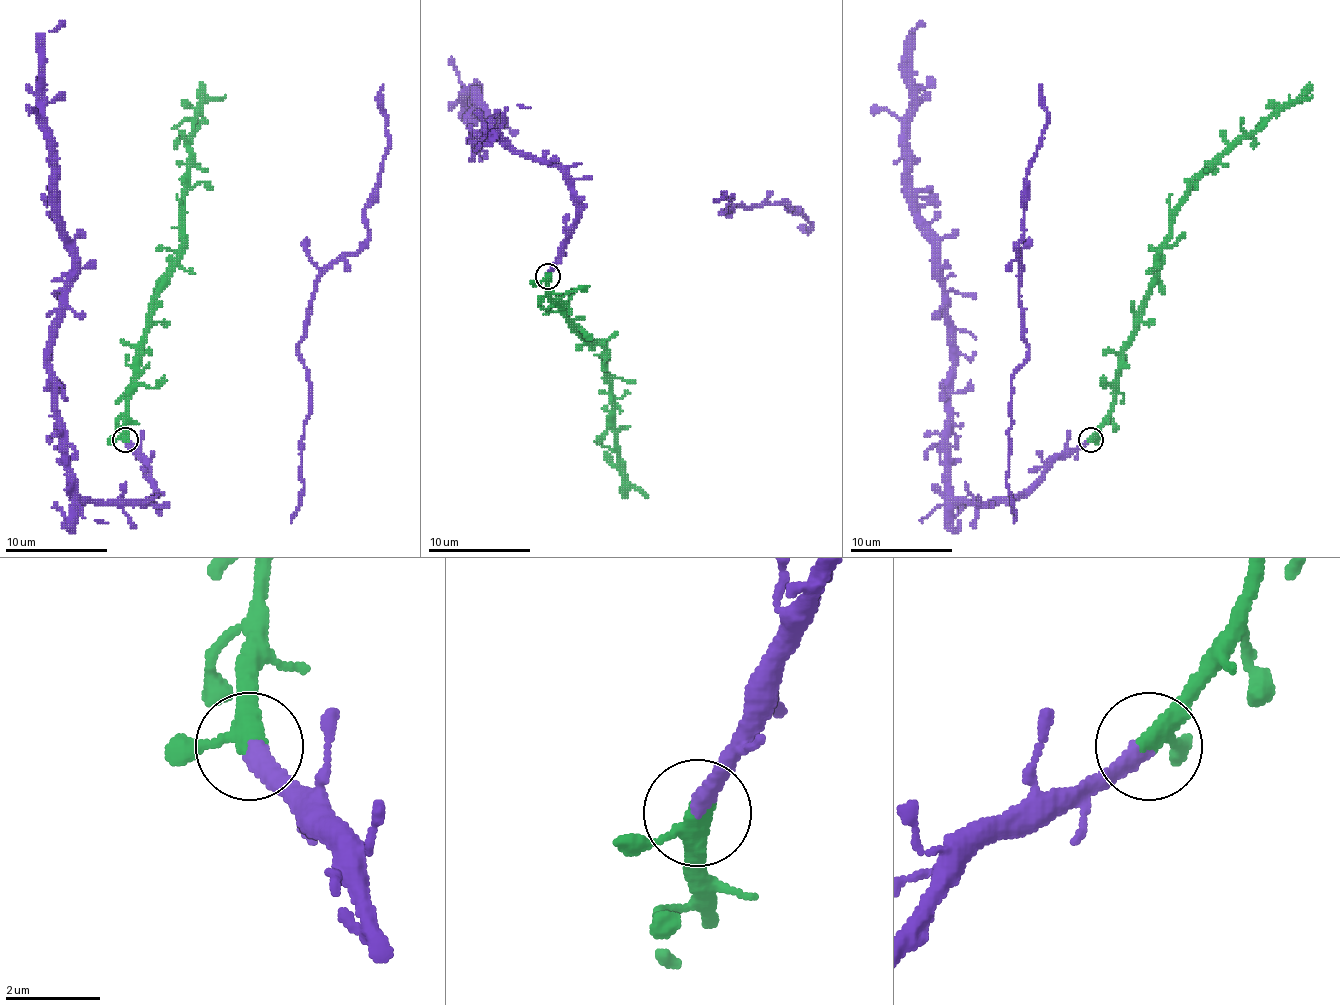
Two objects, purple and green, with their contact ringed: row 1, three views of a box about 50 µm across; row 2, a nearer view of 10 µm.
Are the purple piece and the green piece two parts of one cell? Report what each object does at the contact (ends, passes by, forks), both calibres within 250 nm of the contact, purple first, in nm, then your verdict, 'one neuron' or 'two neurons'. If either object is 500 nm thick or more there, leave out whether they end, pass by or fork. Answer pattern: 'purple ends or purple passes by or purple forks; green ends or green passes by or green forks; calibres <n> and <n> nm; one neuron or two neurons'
purple ends; green passes by; calibres 360 and 360 nm; one neuron

